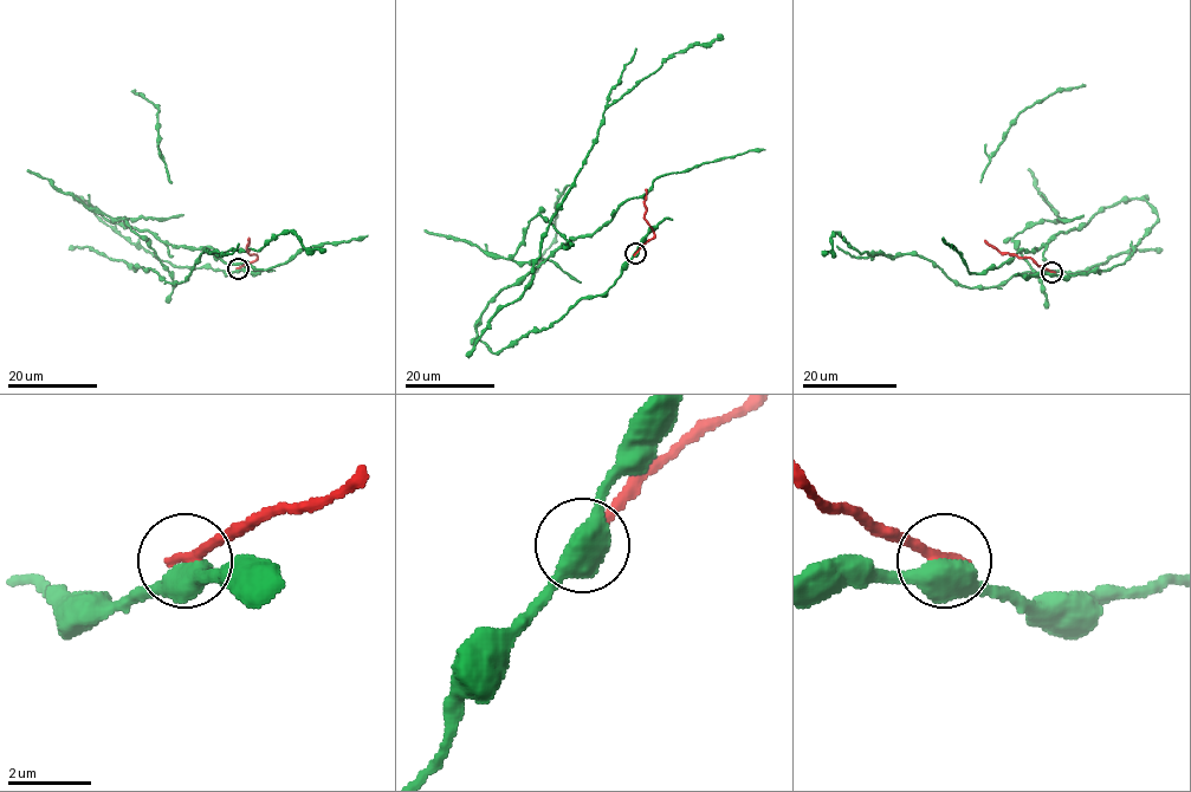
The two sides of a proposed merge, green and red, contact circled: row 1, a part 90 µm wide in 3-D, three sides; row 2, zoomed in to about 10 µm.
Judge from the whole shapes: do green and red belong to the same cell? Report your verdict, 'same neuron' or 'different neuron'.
different neuron

